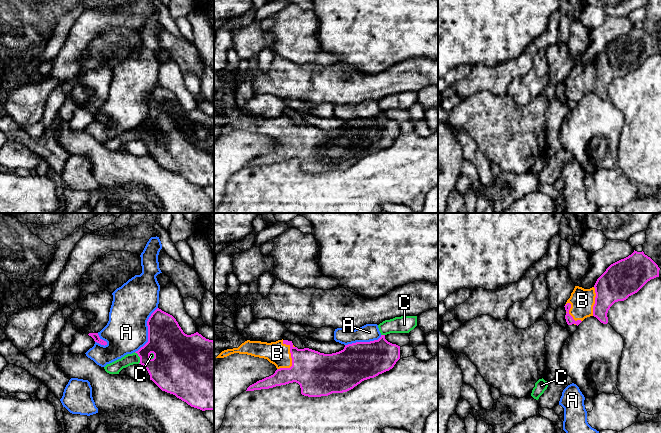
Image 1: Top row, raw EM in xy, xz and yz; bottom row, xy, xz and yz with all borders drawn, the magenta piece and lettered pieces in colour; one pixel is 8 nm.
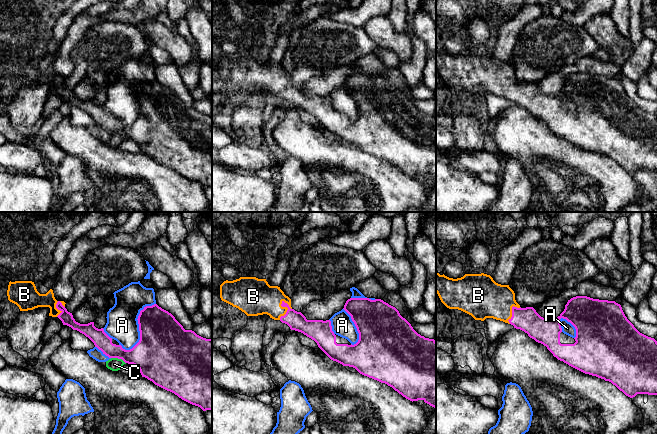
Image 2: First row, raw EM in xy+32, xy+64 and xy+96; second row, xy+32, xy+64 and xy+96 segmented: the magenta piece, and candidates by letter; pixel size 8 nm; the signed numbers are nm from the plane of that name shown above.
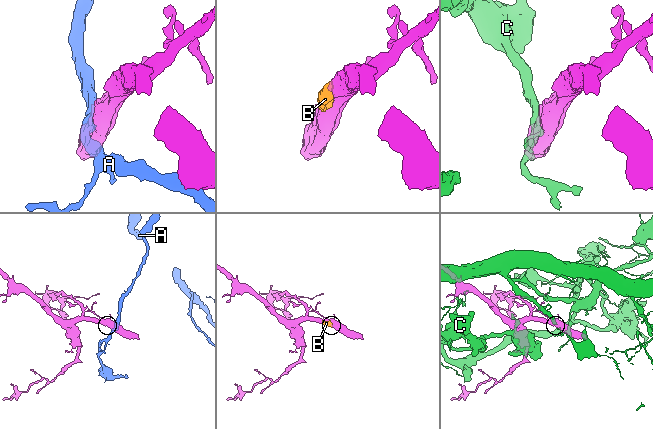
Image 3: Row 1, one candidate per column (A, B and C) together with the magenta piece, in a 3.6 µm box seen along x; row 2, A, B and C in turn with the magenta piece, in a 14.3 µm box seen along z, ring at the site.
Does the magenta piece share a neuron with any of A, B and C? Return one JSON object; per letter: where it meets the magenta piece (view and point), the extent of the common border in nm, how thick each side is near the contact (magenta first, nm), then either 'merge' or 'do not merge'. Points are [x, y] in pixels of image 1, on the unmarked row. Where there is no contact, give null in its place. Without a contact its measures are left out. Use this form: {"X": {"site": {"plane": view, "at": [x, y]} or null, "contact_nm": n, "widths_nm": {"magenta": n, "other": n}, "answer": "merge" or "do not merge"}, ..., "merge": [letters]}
{"A": {"site": {"plane": "xy", "at": [148, 106]}, "contact_nm": 400, "widths_nm": {"magenta": 320, "other": 340}, "answer": "do not merge"}, "B": {"site": {"plane": "xz", "at": [292, 135]}, "contact_nm": 240, "widths_nm": {"magenta": 340, "other": 190}, "answer": "merge"}, "C": {"site": {"plane": "xy", "at": [139, 132]}, "contact_nm": 100, "widths_nm": {"magenta": 300, "other": 100}, "answer": "do not merge"}, "merge": ["B"]}

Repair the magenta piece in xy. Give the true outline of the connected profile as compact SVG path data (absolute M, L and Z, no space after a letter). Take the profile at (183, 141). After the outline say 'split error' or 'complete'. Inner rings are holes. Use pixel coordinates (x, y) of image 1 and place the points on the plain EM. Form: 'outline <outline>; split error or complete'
outline M157 84L147 97L148 118L135 129L140 133L152 156L162 167L175 171L191 183L214 187L214 117L206 115L198 108L187 111L176 95Z; complete

